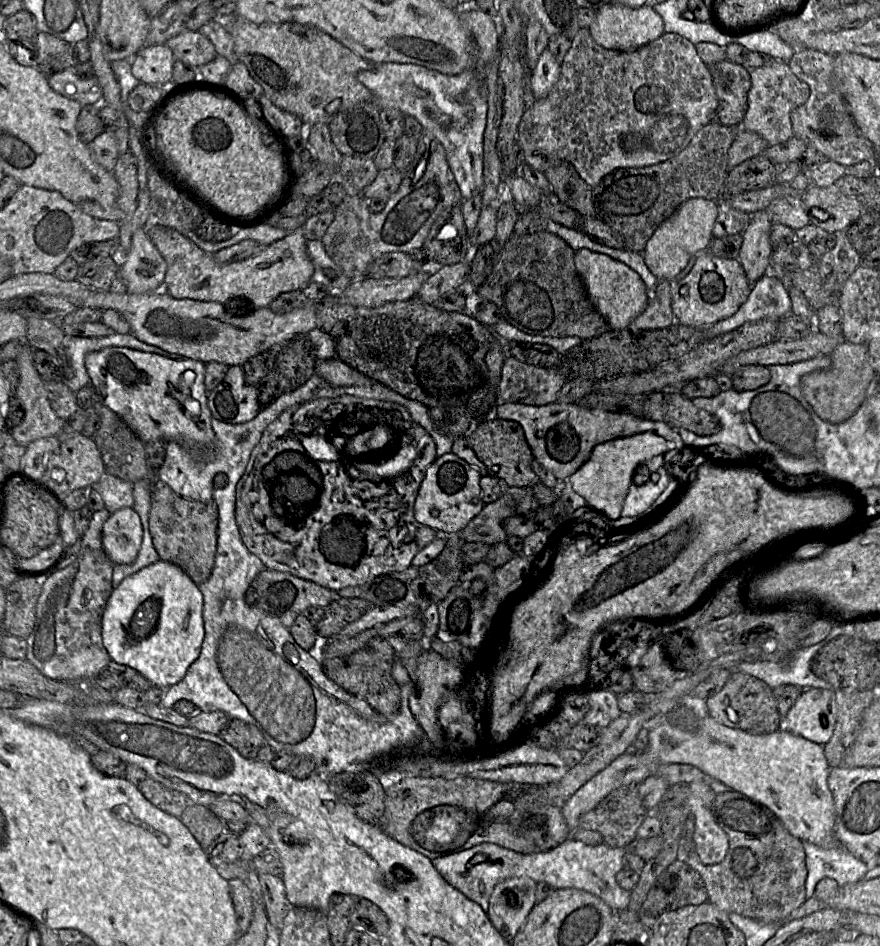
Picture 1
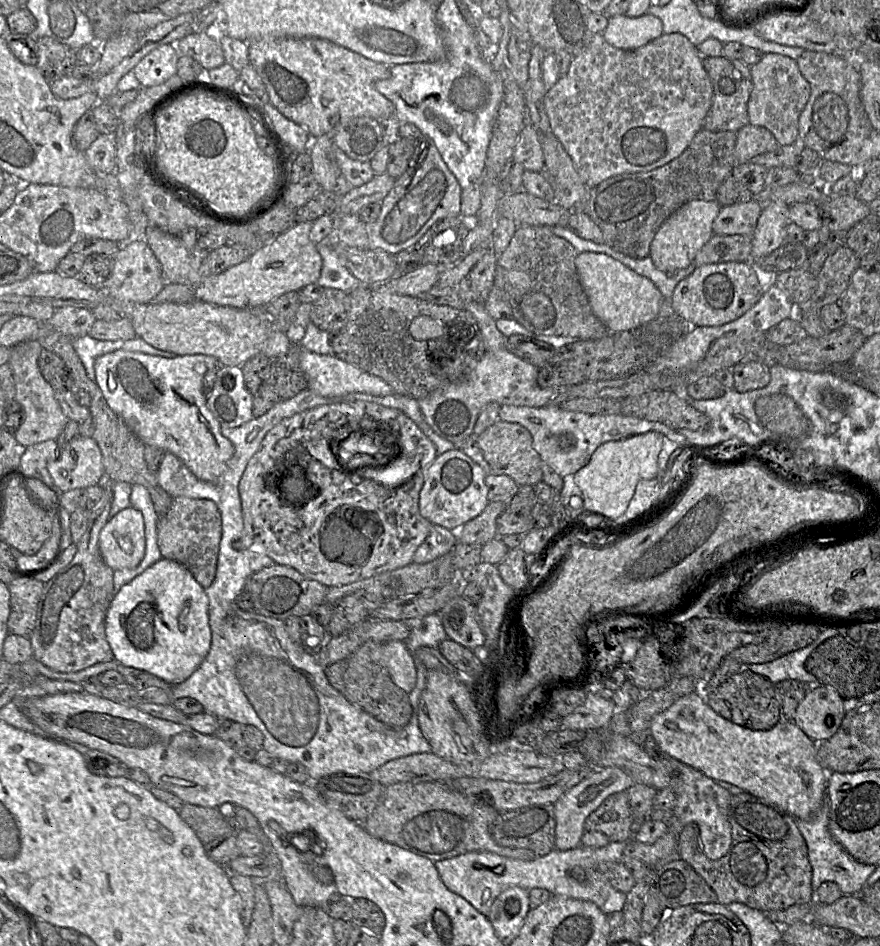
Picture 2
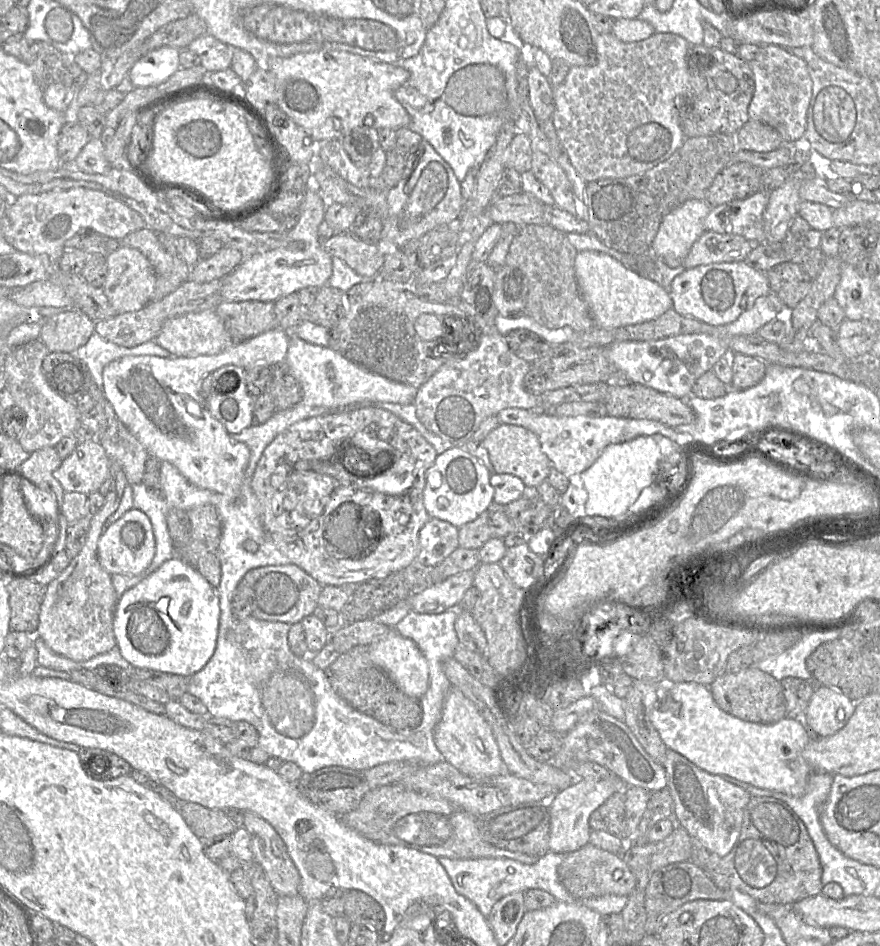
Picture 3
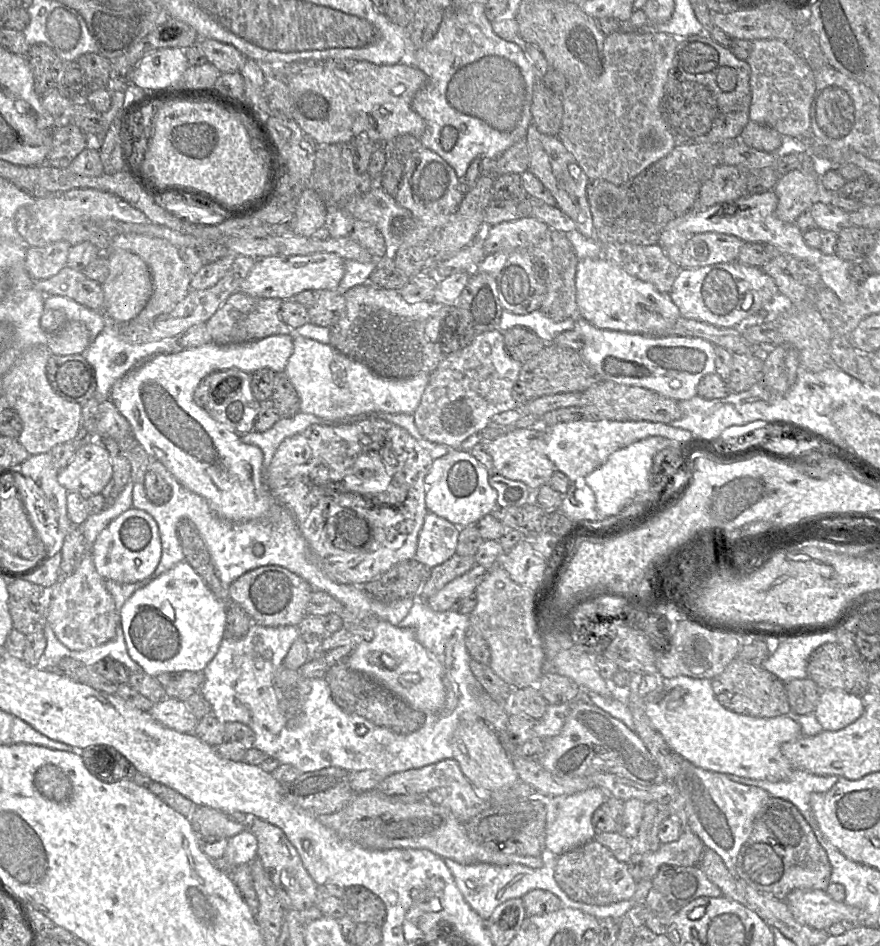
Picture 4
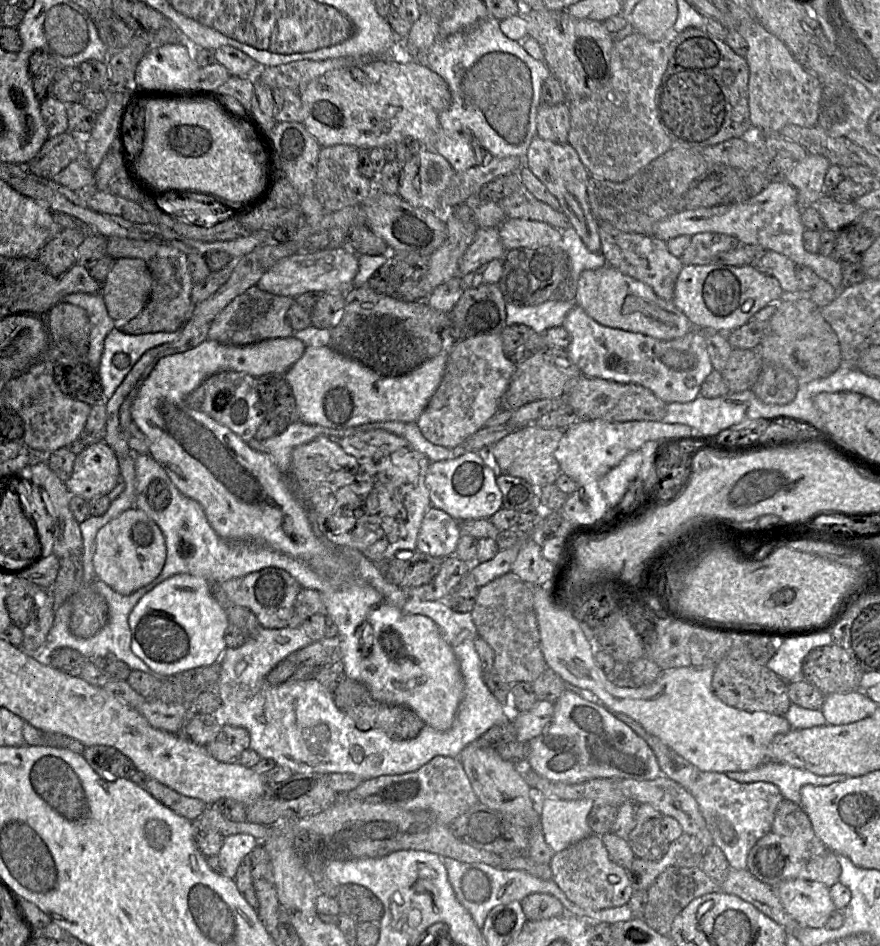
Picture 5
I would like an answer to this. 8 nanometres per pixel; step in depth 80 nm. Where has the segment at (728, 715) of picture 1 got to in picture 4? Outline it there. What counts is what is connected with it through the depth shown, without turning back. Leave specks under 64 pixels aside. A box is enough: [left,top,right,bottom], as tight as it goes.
[711,659,791,718]

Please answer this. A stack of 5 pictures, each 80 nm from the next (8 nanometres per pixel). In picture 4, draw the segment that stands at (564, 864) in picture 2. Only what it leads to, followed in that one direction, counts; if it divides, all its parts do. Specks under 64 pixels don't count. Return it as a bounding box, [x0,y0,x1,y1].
[443,855,633,921]

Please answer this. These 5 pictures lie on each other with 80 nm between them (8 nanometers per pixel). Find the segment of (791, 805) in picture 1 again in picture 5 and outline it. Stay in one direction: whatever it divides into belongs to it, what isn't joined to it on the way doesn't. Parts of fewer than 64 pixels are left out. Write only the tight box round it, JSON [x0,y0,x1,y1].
[541,667,792,853]

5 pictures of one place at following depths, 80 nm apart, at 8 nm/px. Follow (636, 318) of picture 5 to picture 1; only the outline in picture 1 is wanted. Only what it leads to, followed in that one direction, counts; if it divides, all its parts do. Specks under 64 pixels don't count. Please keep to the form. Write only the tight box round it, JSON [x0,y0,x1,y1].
[574,249,649,330]

